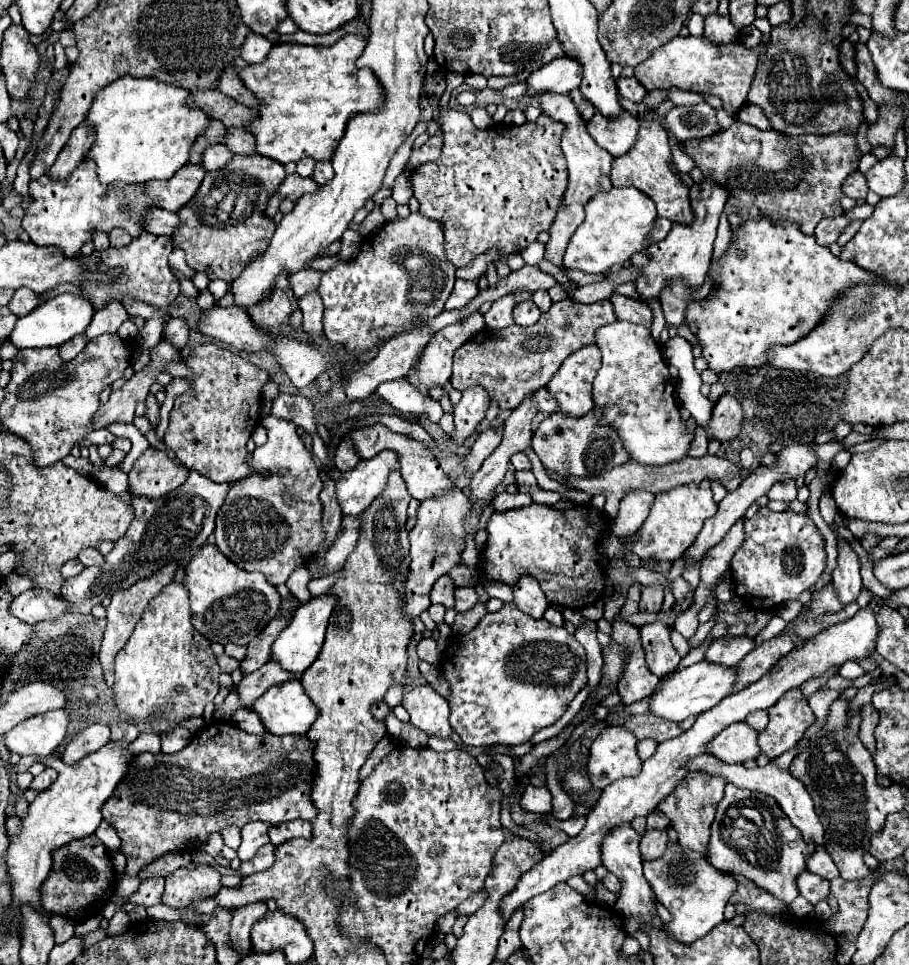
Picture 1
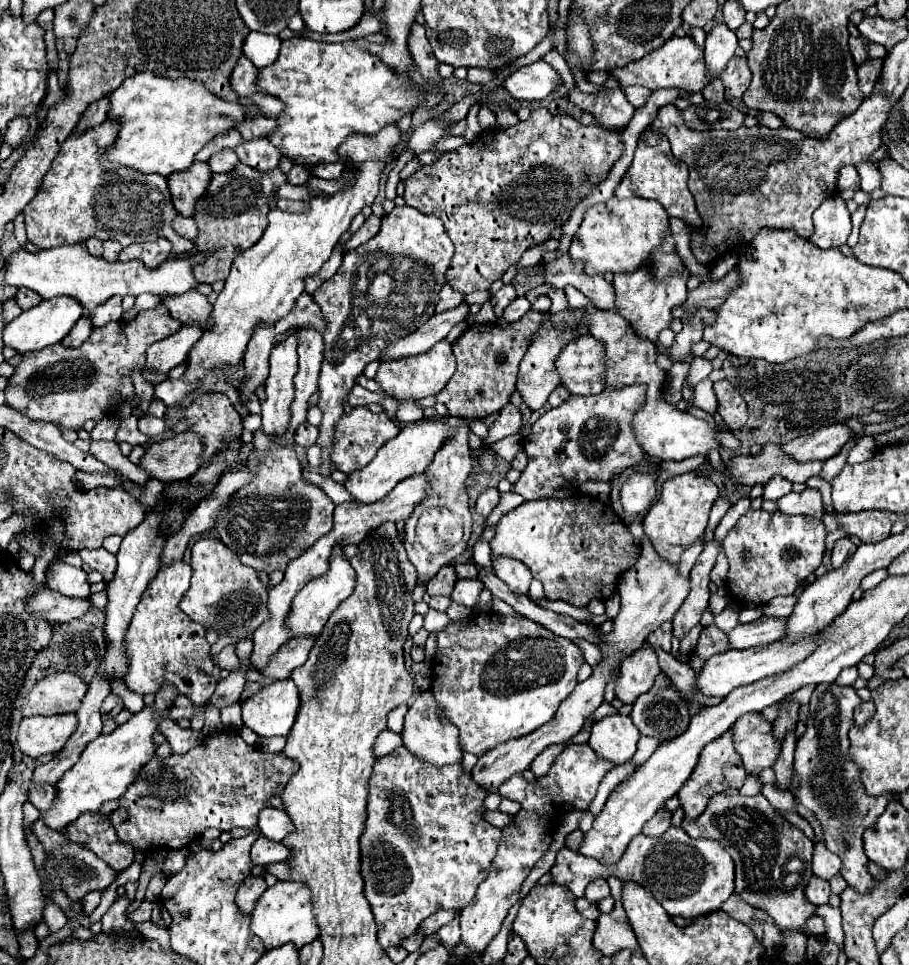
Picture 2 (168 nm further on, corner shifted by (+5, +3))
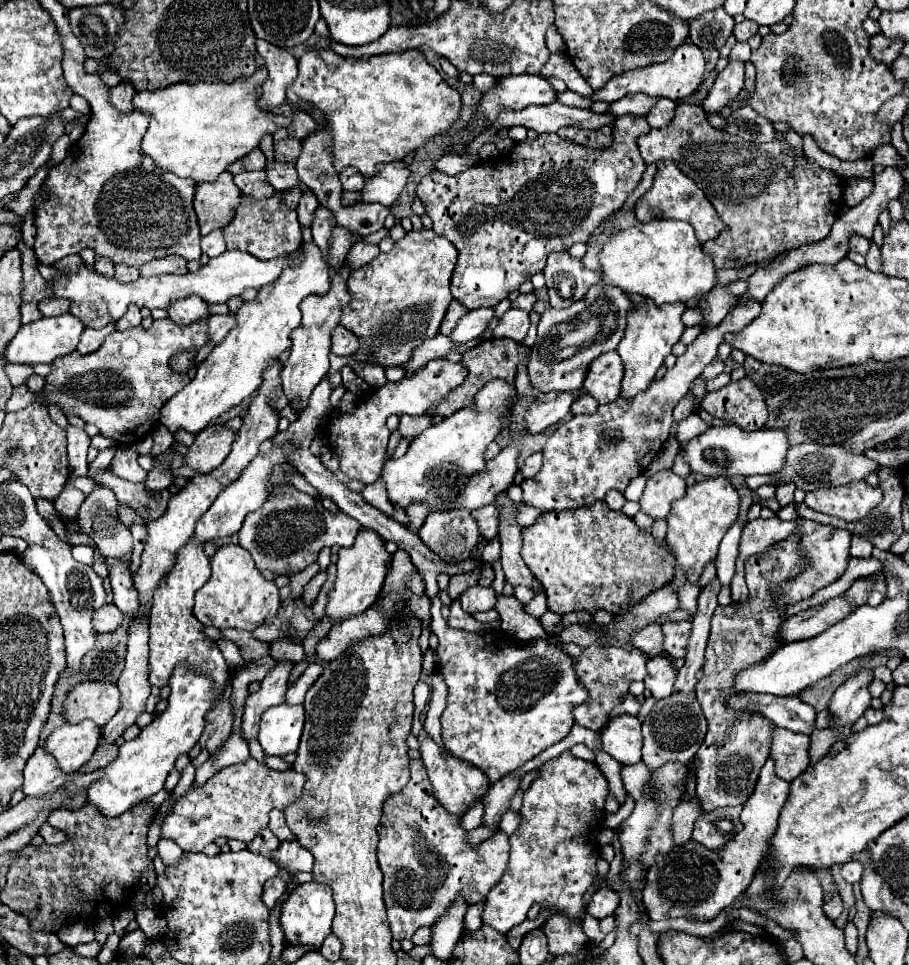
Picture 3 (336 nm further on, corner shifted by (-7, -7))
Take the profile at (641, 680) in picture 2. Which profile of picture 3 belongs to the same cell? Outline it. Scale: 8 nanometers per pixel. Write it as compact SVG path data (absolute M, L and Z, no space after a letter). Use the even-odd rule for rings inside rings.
M652 657L648 659L648 677L644 679L646 689L652 691L656 699L670 697L674 693L676 669L666 657Z

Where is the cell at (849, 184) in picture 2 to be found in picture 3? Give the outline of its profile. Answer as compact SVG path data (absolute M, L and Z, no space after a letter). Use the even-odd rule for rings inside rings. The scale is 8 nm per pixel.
M848 179L844 185L844 201L848 207L854 207L858 203L862 203L870 193L872 193L874 183L870 179Z

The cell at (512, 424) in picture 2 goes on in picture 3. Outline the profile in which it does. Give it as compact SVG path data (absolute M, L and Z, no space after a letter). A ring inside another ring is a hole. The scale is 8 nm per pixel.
M578 389L578 391L550 391L540 395L538 401L526 413L526 431L534 435L552 427L554 423L564 419L570 413L572 403L586 393L588 393L586 389Z

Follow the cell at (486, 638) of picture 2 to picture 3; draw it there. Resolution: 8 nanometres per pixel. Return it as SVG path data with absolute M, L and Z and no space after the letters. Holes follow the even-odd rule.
M432 597L432 623L430 629L438 635L440 645L436 649L436 669L442 673L448 685L448 705L442 713L442 739L444 747L458 759L478 767L490 783L502 779L506 773L522 767L526 761L534 759L538 753L550 745L562 741L572 725L572 711L584 703L586 691L580 687L572 659L562 649L548 645L544 639L532 643L520 643L504 633L468 633L462 629L448 627L446 619L440 615L442 601Z

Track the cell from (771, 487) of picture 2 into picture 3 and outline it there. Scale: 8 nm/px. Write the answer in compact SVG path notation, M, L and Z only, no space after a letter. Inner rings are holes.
M782 483L782 485L776 487L776 499L778 499L778 503L780 503L782 507L794 503L794 489L796 489L796 487L794 487L792 483Z

